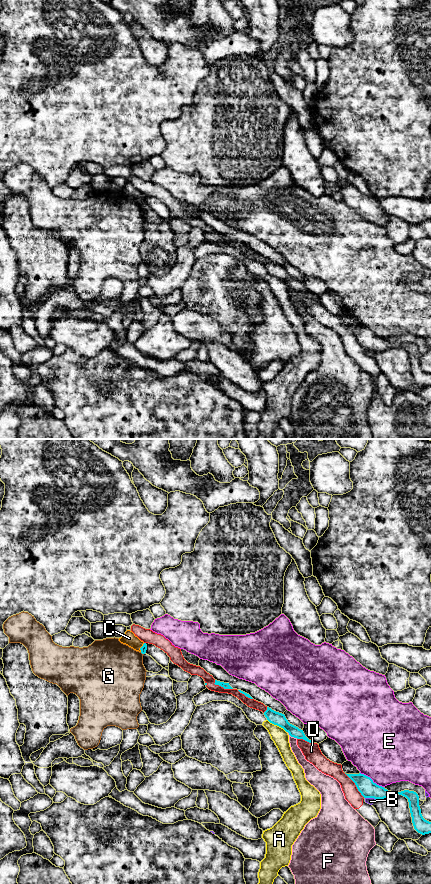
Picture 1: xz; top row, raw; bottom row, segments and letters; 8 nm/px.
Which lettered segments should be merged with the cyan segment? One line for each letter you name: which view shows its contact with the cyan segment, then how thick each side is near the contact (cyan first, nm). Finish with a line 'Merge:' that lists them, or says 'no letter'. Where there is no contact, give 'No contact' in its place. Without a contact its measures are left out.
Merge: no letter

